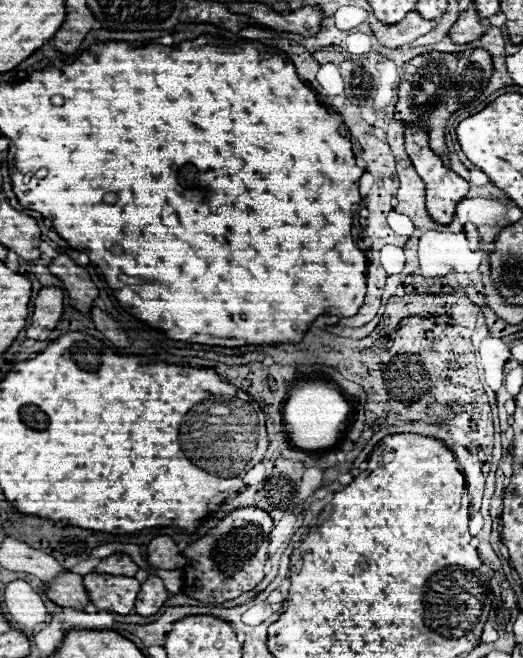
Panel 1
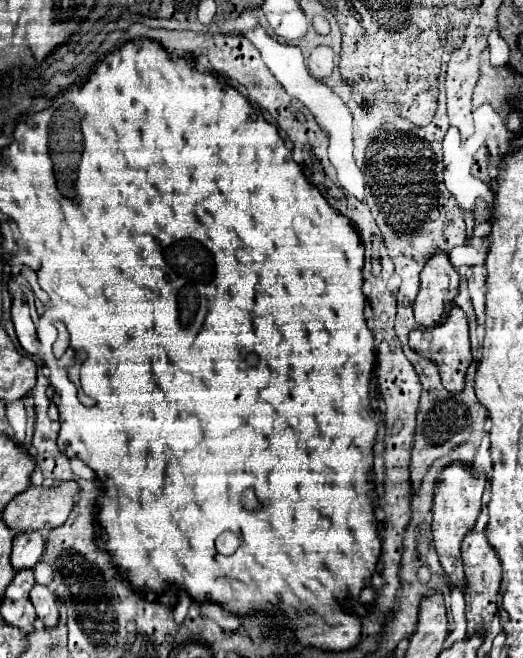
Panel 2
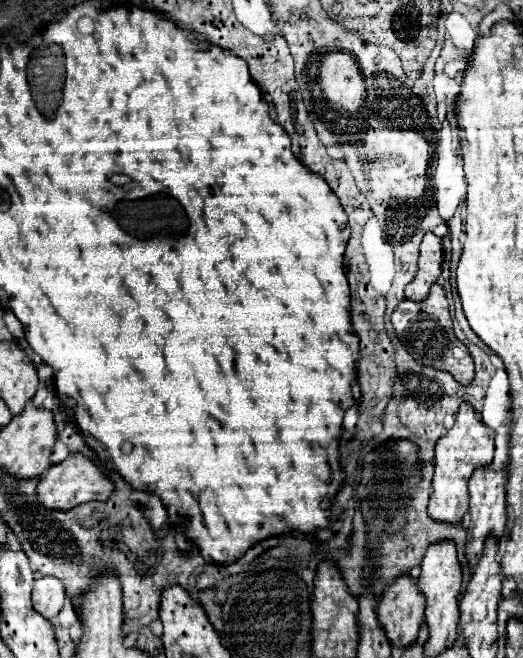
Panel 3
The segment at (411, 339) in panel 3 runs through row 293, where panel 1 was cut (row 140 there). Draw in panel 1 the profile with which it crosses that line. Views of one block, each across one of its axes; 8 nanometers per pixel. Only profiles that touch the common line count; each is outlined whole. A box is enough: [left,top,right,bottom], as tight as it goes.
[394,50,492,156]

